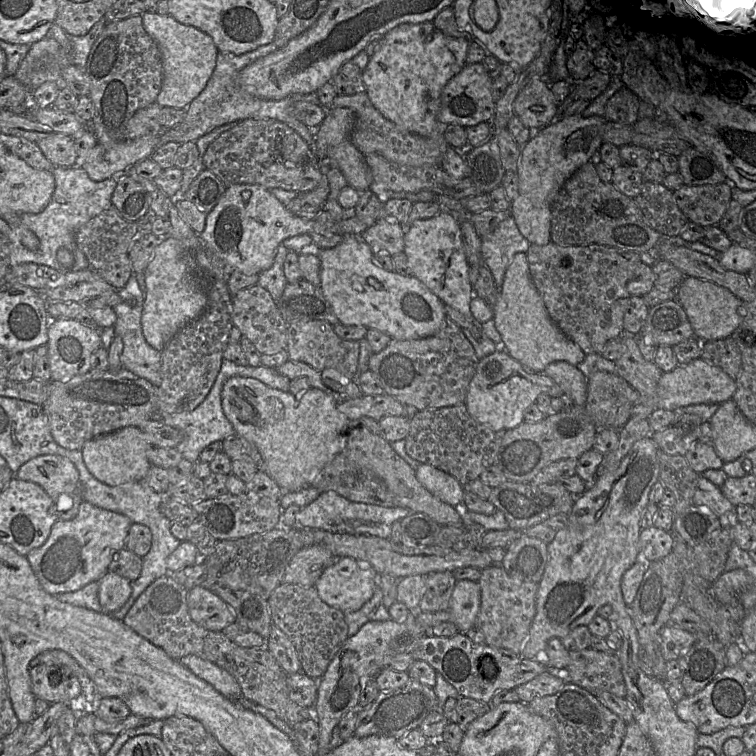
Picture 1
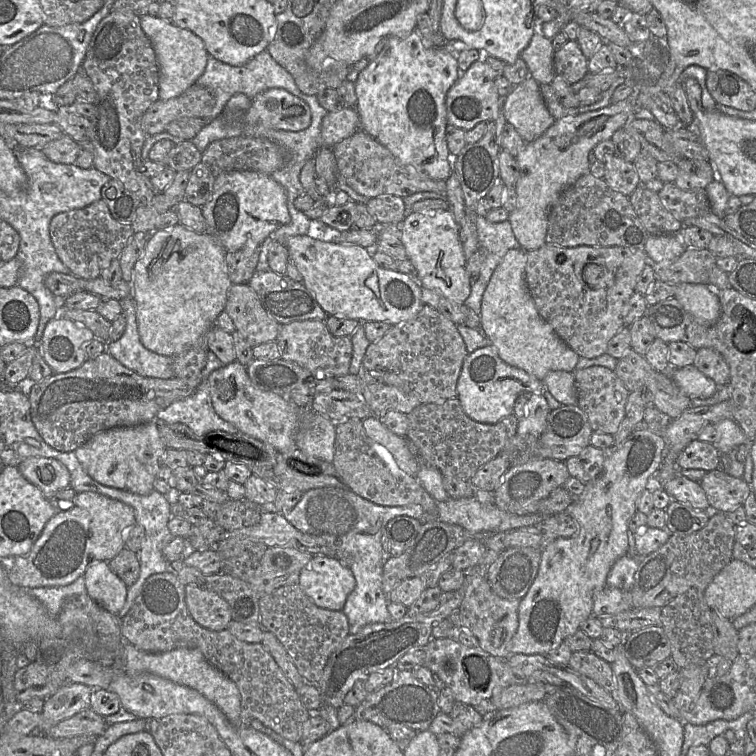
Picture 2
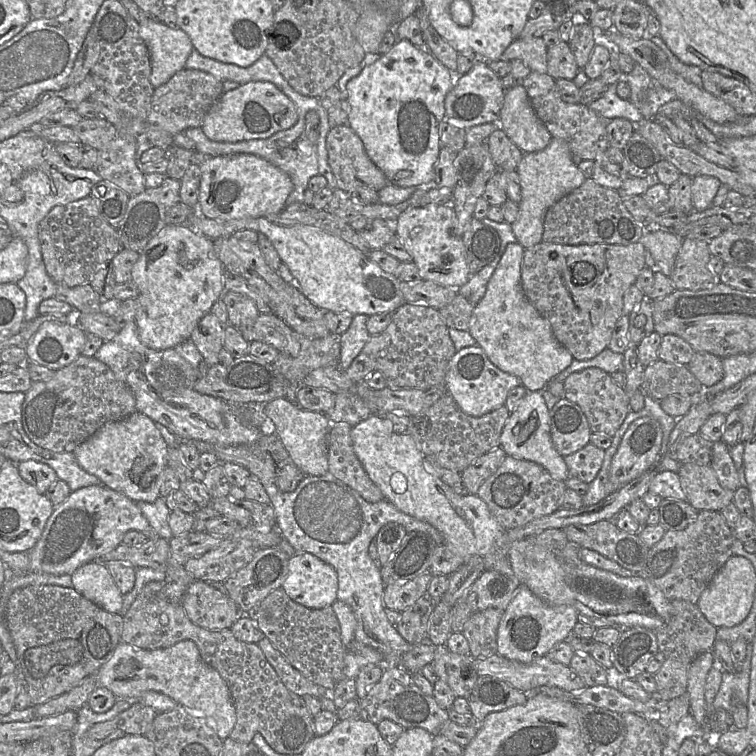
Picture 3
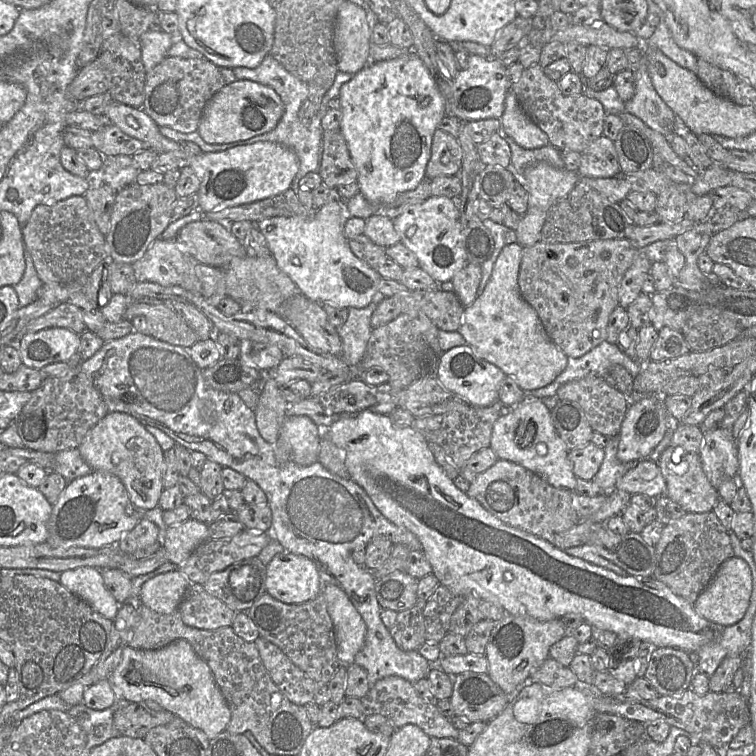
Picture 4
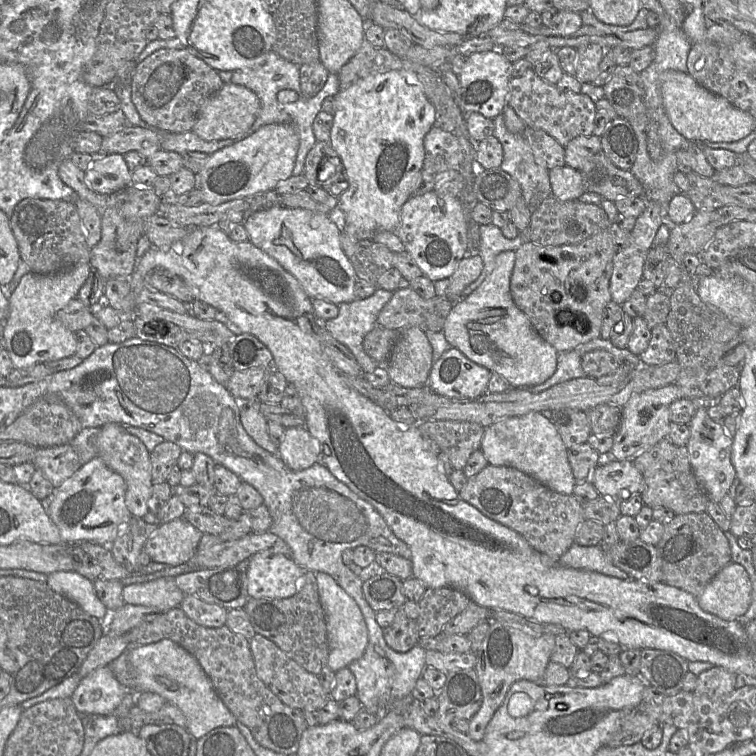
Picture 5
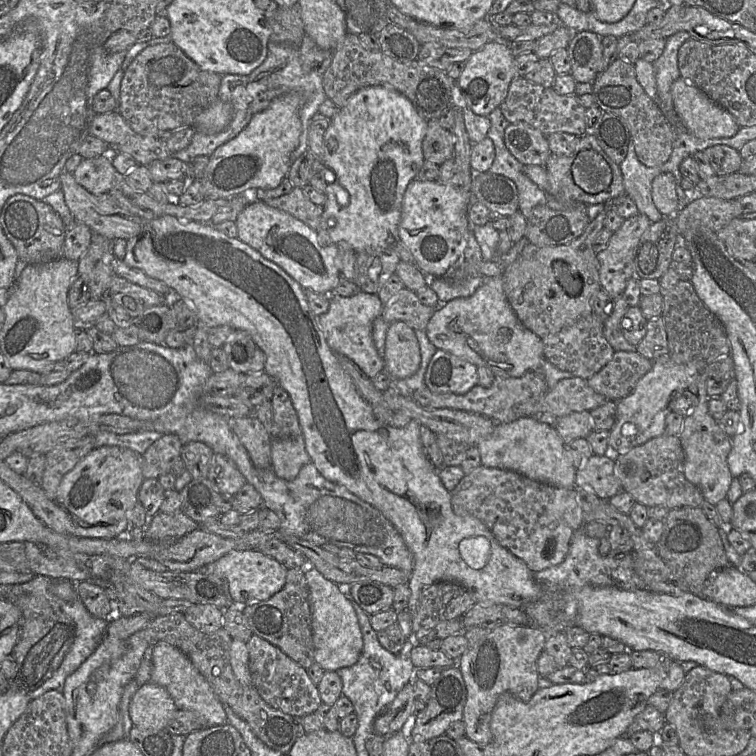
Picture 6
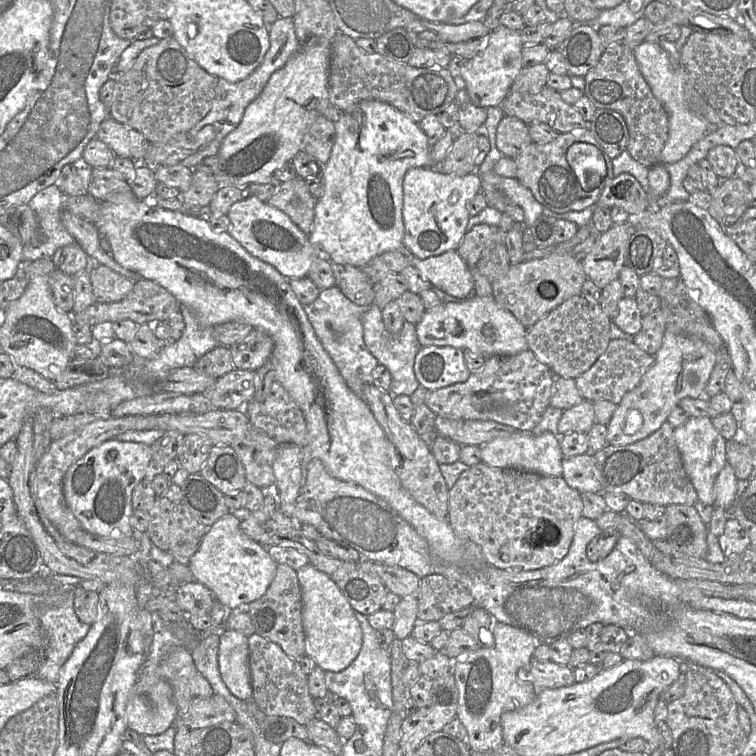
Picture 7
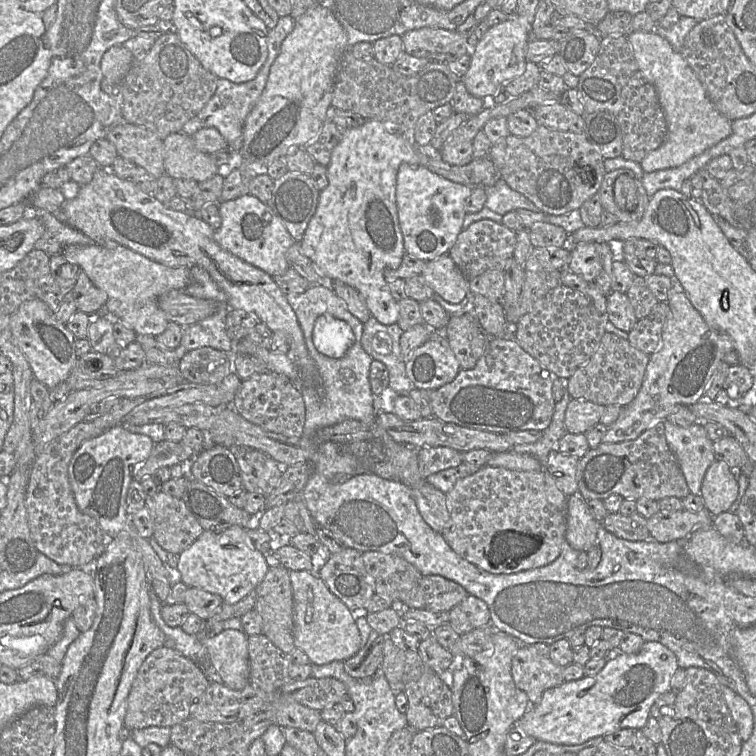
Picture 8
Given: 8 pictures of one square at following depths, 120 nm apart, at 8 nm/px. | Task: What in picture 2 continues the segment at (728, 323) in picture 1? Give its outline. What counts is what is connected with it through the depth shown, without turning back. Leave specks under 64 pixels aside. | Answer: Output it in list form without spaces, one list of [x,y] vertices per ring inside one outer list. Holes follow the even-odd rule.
[[[681,283],[676,286],[676,299],[698,322],[712,325],[721,315],[716,290],[706,284]]]

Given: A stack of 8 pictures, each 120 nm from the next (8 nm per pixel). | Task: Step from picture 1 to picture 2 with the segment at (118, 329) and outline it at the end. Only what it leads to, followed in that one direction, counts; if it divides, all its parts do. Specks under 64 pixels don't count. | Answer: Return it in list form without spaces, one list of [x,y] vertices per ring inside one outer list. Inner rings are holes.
[[[132,296],[120,300],[126,318],[123,335],[113,342],[105,342],[106,352],[130,370],[144,377],[170,379],[174,377],[173,358],[146,349],[140,341],[136,303]]]

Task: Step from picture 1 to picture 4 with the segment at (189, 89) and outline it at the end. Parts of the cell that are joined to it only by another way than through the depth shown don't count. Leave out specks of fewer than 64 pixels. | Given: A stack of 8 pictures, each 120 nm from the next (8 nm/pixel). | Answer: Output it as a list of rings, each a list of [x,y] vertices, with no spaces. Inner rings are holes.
[[[147,30],[140,36],[140,49],[145,71],[148,72],[160,63],[167,55],[168,50],[180,36],[172,36],[162,30]]]

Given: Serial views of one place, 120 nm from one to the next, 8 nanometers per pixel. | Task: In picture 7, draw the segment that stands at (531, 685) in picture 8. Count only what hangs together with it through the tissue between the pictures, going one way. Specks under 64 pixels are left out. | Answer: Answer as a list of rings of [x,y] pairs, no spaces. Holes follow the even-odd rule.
[[[533,658],[530,664],[518,671],[520,680],[528,680],[533,684],[535,696],[545,689],[570,686],[575,683],[573,669],[569,665],[560,665]]]

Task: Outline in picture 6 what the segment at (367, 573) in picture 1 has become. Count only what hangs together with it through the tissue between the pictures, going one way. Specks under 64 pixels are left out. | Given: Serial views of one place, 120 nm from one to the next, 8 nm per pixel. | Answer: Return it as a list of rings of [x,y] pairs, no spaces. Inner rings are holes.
[[[259,549],[233,550],[209,564],[209,571],[225,579],[235,603],[246,605],[266,600],[280,591],[286,582],[288,568]]]

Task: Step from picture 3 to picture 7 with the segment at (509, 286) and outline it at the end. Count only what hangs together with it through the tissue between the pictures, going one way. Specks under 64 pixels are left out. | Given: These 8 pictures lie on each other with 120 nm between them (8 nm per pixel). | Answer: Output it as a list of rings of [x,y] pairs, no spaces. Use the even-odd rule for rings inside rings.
[[[474,296],[462,303],[441,303],[439,307],[425,311],[416,324],[416,334],[422,347],[438,346],[469,350],[483,357],[515,355],[529,350],[527,328],[515,316],[502,308],[491,297]]]

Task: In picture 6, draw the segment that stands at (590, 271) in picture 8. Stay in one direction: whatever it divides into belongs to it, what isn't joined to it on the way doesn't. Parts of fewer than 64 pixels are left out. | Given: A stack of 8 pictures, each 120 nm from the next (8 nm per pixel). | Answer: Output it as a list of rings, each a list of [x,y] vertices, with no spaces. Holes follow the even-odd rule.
[[[641,213],[625,219],[622,226],[612,234],[608,245],[597,253],[601,287],[612,299],[623,295],[628,280],[636,276],[635,252],[651,223]]]

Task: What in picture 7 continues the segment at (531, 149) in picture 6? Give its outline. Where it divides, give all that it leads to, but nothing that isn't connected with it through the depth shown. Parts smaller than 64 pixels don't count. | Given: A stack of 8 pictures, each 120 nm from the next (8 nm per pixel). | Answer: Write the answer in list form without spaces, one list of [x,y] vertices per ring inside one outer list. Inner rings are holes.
[[[504,116],[497,127],[496,146],[504,155],[515,159],[522,149],[532,143],[528,125],[522,120]]]

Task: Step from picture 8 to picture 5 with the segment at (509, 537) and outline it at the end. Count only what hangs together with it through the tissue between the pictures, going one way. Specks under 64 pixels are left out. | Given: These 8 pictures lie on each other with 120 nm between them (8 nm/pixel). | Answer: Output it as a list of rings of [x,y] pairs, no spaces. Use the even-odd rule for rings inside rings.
[[[488,465],[477,475],[468,479],[459,492],[465,502],[477,508],[482,514],[516,531],[538,552],[545,554],[554,563],[572,546],[575,534],[584,521],[582,504],[574,495],[552,491],[527,474],[506,466]]]

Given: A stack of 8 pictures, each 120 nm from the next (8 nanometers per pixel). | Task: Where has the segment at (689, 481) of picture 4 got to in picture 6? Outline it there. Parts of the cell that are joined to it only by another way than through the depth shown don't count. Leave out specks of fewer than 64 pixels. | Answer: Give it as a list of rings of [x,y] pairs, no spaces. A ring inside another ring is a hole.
[[[664,433],[646,443],[614,455],[614,474],[622,490],[646,507],[662,506],[669,510],[681,507],[701,507],[704,498],[684,473],[684,451],[678,436]]]

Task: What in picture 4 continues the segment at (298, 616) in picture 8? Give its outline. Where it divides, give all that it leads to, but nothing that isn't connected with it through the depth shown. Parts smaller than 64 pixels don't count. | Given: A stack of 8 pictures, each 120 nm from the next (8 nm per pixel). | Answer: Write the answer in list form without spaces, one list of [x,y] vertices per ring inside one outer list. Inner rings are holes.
[[[328,583],[323,584],[323,593],[334,625],[339,664],[348,667],[365,643],[366,623],[343,589]]]

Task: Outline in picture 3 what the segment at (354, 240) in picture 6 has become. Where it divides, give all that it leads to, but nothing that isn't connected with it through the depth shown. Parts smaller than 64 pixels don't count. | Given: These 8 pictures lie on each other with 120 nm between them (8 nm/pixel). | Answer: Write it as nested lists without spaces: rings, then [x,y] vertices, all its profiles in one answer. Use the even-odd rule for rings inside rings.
[[[398,40],[387,53],[348,82],[343,94],[350,105],[347,125],[361,138],[368,156],[391,184],[401,187],[433,184],[440,151],[439,124],[446,118],[444,101],[451,88],[450,70],[427,49],[420,49],[408,40]]]

